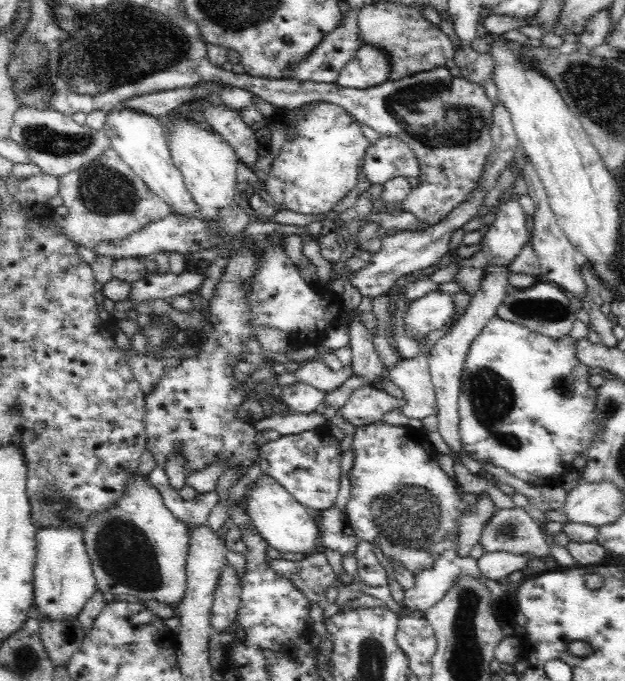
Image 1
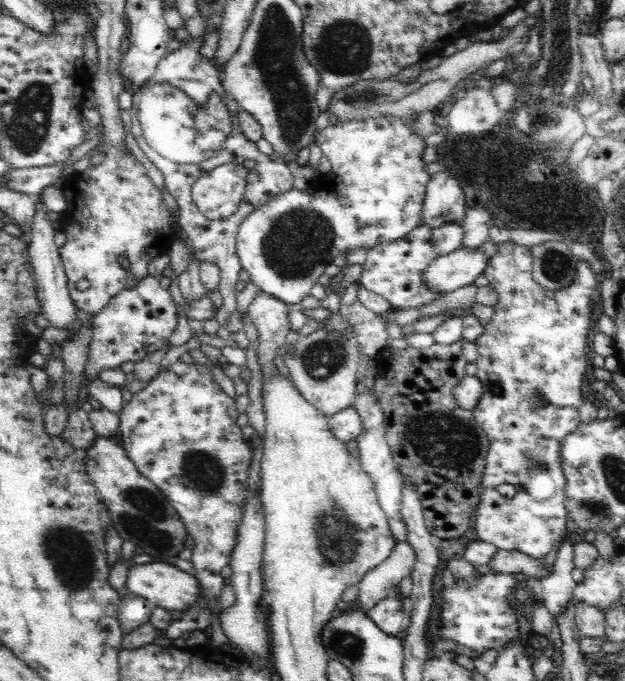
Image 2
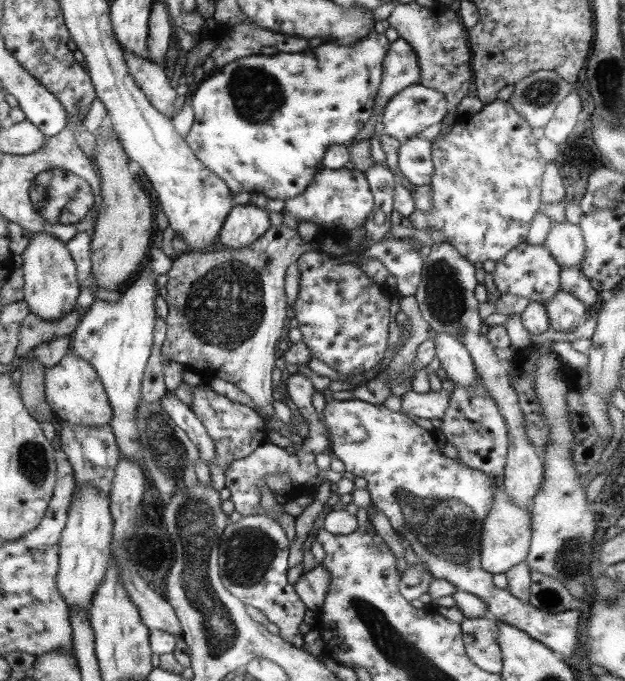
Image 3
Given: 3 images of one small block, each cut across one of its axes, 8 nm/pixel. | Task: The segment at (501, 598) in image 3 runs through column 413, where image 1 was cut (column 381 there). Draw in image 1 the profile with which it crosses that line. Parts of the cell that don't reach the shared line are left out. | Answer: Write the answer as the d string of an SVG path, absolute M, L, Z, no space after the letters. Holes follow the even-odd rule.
M380 420L371 426L358 427L352 440L354 463L349 471L351 495L345 507L350 525L359 540L375 546L393 567L398 564L412 573L434 566L432 546L444 542L448 536L456 536L457 540L460 516L472 514L480 500L480 493L464 491L456 478L450 477L438 465L436 451L426 439L427 436L408 425L386 425Z

